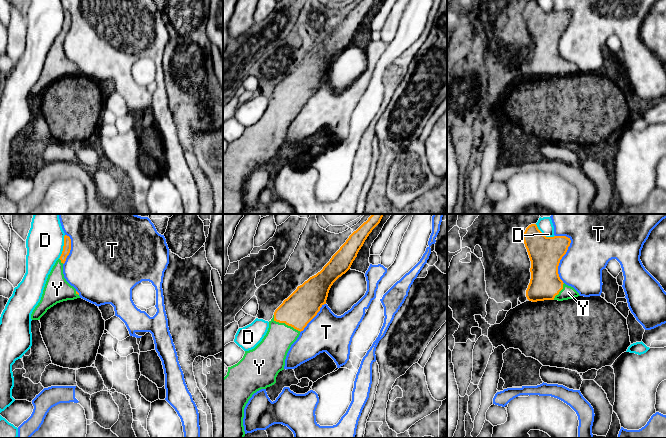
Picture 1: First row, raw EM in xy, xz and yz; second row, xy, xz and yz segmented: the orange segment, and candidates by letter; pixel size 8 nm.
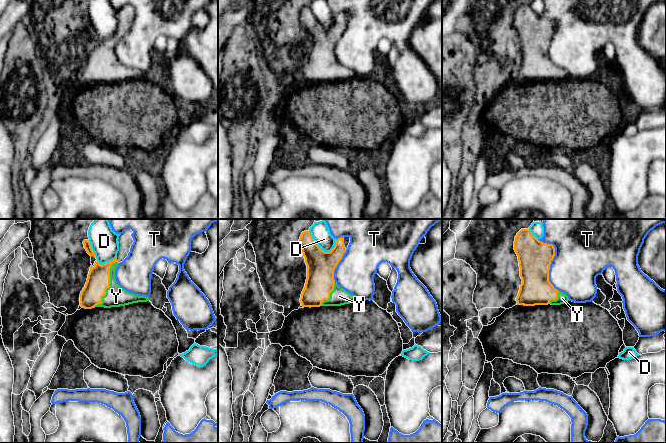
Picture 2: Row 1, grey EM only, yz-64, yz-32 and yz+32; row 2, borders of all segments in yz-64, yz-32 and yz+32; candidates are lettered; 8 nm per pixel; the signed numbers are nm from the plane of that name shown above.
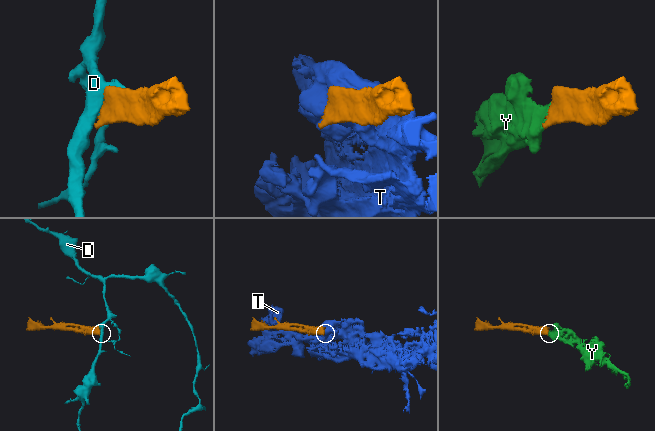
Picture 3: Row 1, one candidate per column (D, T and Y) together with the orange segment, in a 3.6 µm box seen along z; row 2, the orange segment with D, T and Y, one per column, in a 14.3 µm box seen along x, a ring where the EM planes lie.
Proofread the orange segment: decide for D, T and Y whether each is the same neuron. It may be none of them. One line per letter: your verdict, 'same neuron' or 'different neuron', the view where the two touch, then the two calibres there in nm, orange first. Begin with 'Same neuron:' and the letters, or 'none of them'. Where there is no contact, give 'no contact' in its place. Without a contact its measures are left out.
Same neuron: Y
D: different neuron; contact in xy; calibres 60 and 300 nm
T: different neuron; contact in yz; calibres 260 and 380 nm
Y: same neuron; contact in xz; calibres 260 and 240 nm

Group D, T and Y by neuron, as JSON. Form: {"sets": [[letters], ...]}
{"sets": [["D"], ["T"], ["Y"]]}

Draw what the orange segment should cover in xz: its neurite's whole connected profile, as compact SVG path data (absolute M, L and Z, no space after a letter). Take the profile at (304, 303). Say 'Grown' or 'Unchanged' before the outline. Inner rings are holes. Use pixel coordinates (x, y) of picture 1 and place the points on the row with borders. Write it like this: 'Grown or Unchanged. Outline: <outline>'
Grown. Outline: M372 214L354 231L330 261L316 275L310 277L283 301L269 321L269 328L262 341L252 350L245 351L243 358L228 367L223 378L223 438L244 438L244 408L254 393L276 383L278 373L284 370L285 359L291 345L300 332L326 304L329 290L333 283L351 267L357 254L372 230L380 223L384 214Z

